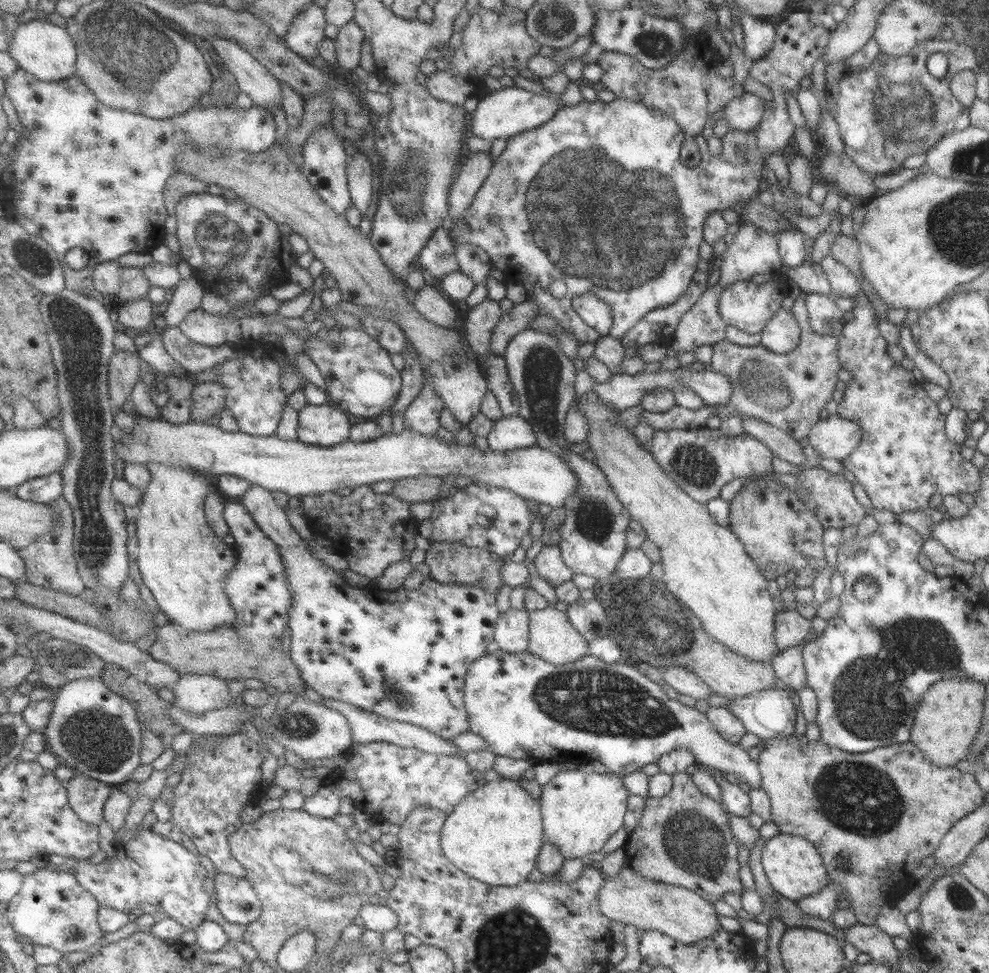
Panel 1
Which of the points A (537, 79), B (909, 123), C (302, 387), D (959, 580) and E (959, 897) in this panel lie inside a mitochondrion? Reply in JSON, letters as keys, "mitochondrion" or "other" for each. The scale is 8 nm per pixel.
{"A":"other","B":"mitochondrion","C":"other","D":"other","E":"mitochondrion"}

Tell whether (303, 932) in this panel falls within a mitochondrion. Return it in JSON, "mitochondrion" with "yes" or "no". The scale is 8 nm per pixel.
{"mitochondrion":"no"}

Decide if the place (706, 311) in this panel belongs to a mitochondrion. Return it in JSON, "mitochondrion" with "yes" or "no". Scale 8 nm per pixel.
{"mitochondrion":"no"}

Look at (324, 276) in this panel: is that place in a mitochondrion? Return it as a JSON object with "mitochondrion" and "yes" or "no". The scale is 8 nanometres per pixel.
{"mitochondrion":"no"}

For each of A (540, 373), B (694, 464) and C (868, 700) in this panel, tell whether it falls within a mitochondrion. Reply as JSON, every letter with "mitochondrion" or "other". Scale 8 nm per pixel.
{"A":"mitochondrion","B":"mitochondrion","C":"mitochondrion"}

